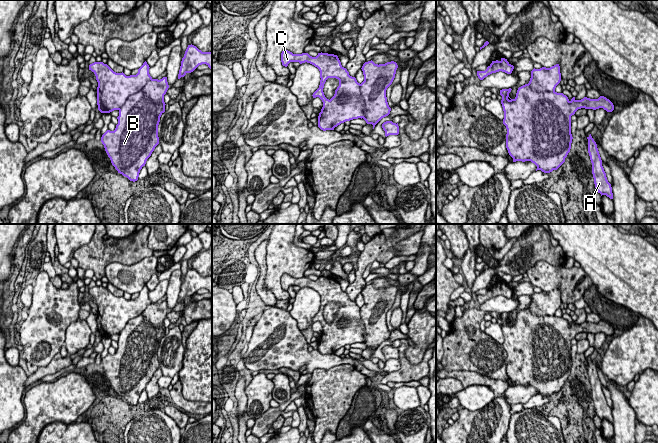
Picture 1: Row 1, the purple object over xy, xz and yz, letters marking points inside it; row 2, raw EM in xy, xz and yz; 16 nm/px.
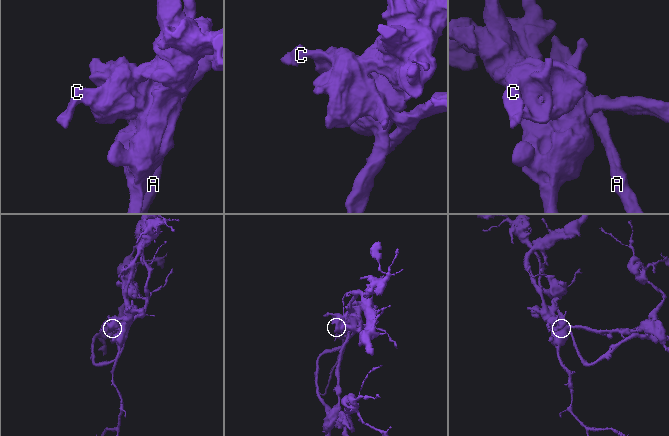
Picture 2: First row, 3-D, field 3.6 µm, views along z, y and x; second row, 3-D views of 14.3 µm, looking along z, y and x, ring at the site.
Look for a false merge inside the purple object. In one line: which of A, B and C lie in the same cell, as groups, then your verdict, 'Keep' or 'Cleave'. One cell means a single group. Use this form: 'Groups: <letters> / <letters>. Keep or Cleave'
Groups: A C / B. Cleave

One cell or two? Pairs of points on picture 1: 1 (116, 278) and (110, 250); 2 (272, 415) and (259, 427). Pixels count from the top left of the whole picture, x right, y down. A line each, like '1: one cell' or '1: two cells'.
1: two cells
2: one cell

